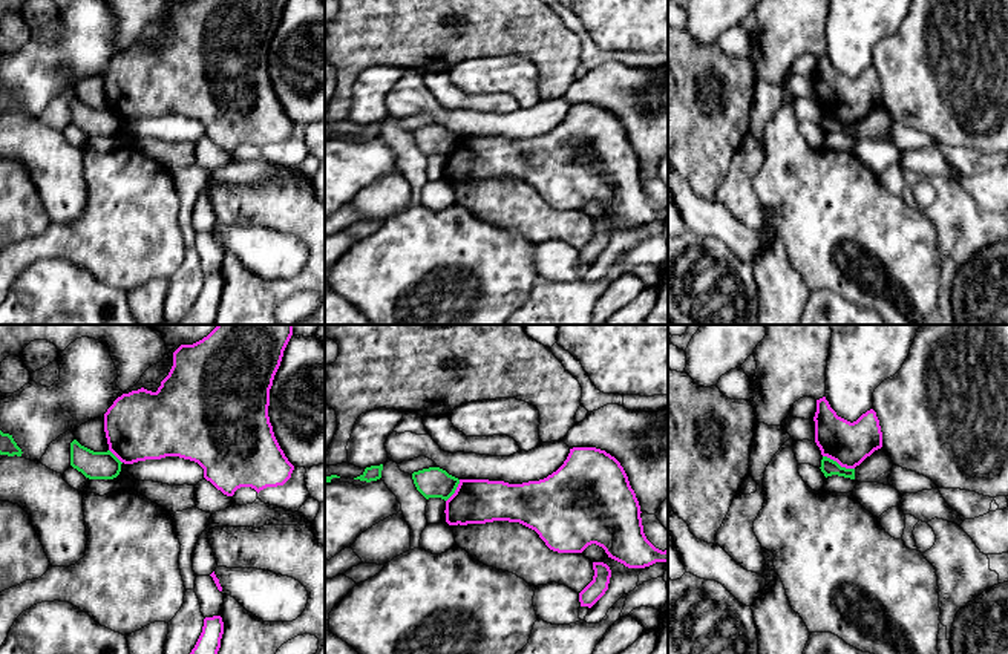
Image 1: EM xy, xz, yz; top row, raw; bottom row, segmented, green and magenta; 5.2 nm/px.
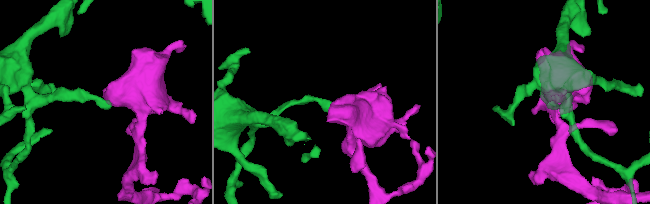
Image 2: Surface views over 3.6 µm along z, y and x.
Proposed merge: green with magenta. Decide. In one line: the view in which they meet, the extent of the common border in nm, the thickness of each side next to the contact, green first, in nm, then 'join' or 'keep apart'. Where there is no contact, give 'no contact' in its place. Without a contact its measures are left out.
yz | 180 nm | 90/220 nm | keep apart

